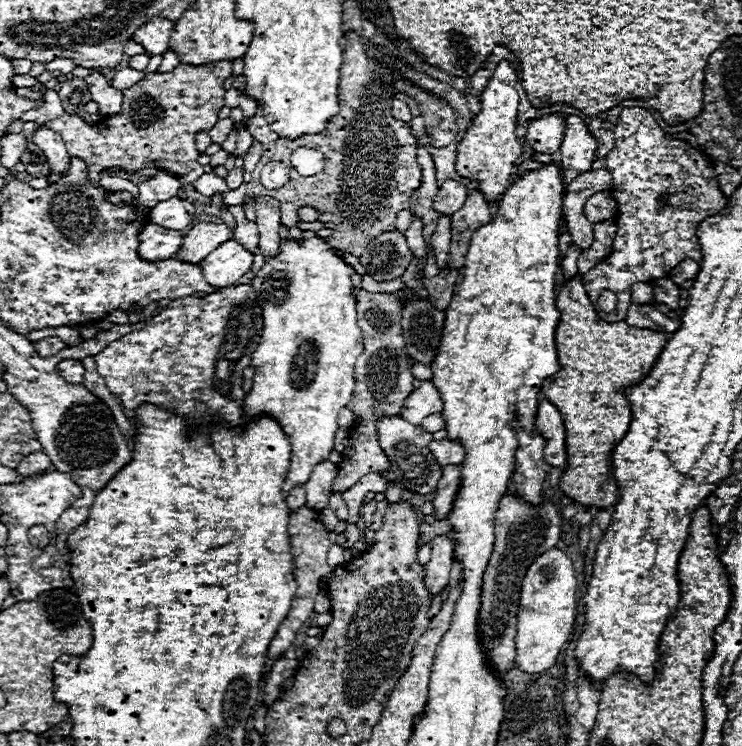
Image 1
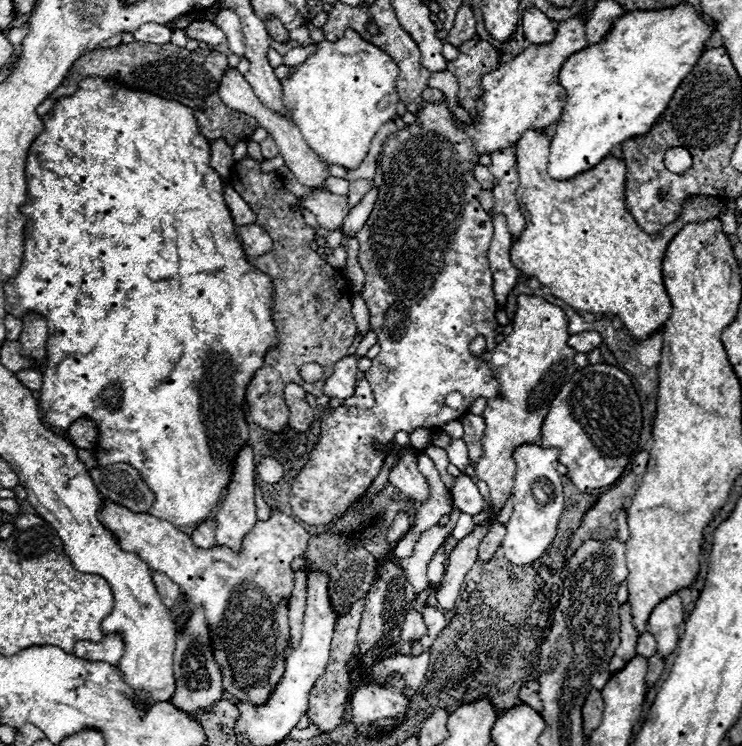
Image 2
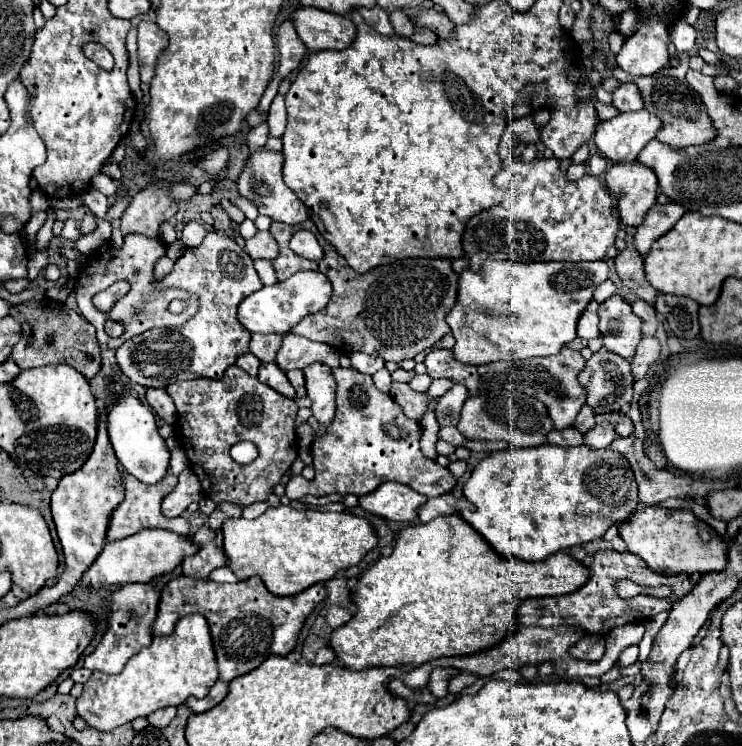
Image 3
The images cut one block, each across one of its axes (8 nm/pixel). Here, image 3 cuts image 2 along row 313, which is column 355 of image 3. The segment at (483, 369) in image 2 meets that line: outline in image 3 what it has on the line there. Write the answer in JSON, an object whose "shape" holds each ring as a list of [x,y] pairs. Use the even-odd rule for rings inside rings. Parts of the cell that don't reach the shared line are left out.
{"shape":[[[334,368],[332,376],[336,380],[336,416],[332,426],[312,444],[316,452],[332,452],[332,468],[328,462],[316,460],[314,488],[301,488],[300,493],[305,494],[297,494],[297,475],[291,477],[285,488],[290,500],[300,500],[307,494],[324,496],[332,492],[364,496],[390,480],[410,486],[424,496],[440,496],[456,486],[456,478],[448,468],[438,466],[422,454],[420,424],[406,418],[402,408],[388,394],[378,392],[368,374],[354,368]]]}

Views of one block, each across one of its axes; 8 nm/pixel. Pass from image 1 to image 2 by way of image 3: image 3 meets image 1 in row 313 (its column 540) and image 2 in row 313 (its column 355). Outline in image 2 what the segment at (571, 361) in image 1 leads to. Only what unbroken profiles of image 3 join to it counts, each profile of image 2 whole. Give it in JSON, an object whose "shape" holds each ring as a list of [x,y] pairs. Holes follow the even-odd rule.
{"shape":[[[526,130],[516,144],[516,162],[520,174],[516,198],[526,212],[526,226],[512,242],[510,258],[518,270],[522,270],[526,276],[536,276],[556,298],[564,300],[568,306],[590,314],[614,314],[624,322],[634,340],[642,340],[654,330],[662,328],[672,312],[662,280],[662,260],[670,240],[682,230],[682,226],[690,222],[718,218],[724,204],[712,196],[688,196],[682,202],[682,214],[672,224],[658,234],[646,234],[626,210],[626,162],[622,158],[608,156],[598,166],[578,174],[576,178],[554,180],[546,172],[550,142],[552,138],[544,130]]]}

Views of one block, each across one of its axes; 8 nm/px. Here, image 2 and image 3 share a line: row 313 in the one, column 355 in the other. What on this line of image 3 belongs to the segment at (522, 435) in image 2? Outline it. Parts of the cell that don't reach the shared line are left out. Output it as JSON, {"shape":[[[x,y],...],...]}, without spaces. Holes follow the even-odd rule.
{"shape":[[[270,506],[262,516],[254,520],[246,518],[228,518],[222,526],[224,532],[224,556],[226,566],[236,574],[238,580],[248,580],[250,576],[260,576],[266,588],[276,596],[294,596],[318,582],[334,578],[338,570],[346,570],[362,560],[362,556],[376,546],[374,528],[366,518],[348,514],[348,512],[308,512],[296,510],[292,506]]]}

